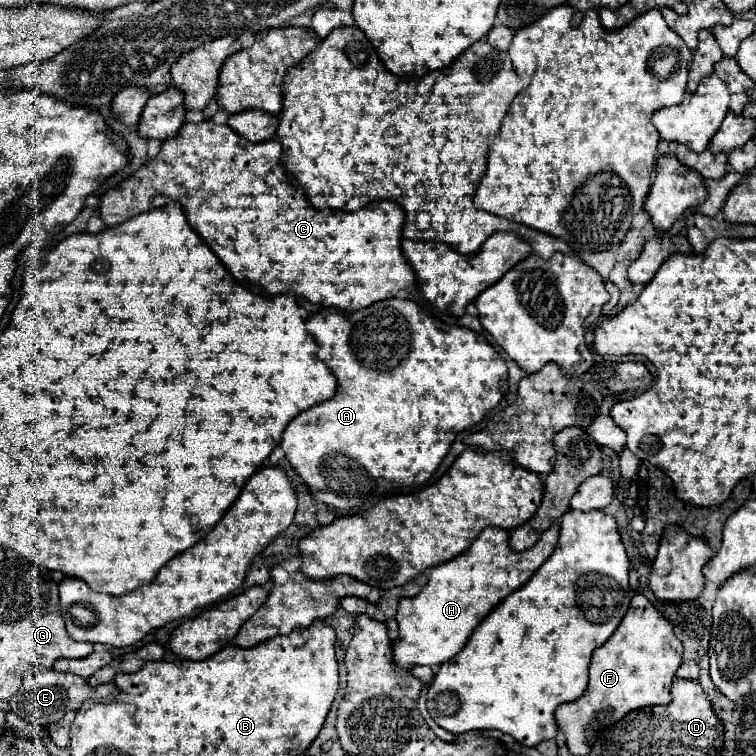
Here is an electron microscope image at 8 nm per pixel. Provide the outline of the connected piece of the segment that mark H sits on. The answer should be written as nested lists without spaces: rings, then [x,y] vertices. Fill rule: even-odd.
[[[559,525],[549,527],[535,547],[517,553],[509,547],[509,533],[487,527],[459,557],[429,569],[429,581],[419,595],[401,599],[397,607],[399,637],[393,643],[393,663],[411,669],[415,665],[437,667],[453,659],[469,641],[473,629],[513,591],[523,587],[557,547]]]

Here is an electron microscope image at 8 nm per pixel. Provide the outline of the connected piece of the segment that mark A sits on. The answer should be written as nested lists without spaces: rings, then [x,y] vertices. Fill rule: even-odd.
[[[393,297],[393,299],[377,301],[371,307],[361,309],[361,311],[335,311],[333,307],[321,309],[321,311],[309,315],[307,331],[313,335],[313,339],[317,343],[317,357],[337,377],[337,393],[333,399],[327,399],[319,405],[313,405],[307,411],[301,411],[295,419],[291,419],[289,427],[285,427],[285,431],[283,431],[281,449],[285,451],[285,457],[289,459],[293,469],[303,477],[303,481],[311,489],[311,495],[319,503],[325,503],[325,505],[335,507],[335,509],[359,509],[359,507],[363,509],[363,507],[373,505],[367,501],[379,497],[377,493],[389,493],[393,489],[415,489],[415,487],[427,483],[427,479],[437,471],[443,457],[447,455],[455,435],[463,429],[477,425],[491,409],[495,409],[499,405],[499,401],[503,399],[505,389],[507,389],[507,365],[483,335],[479,335],[467,327],[445,325],[411,299]]]

